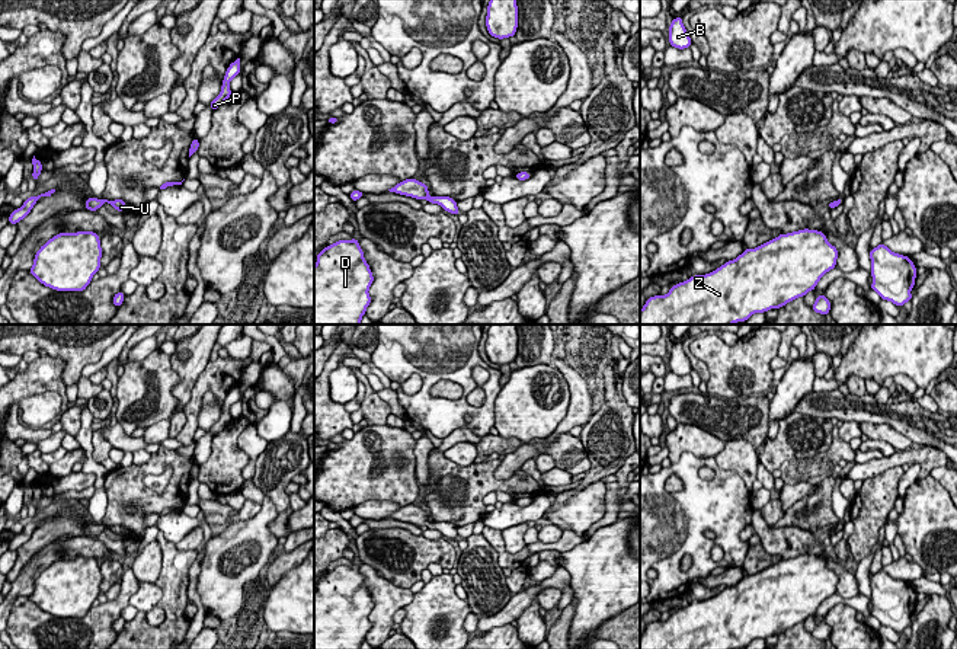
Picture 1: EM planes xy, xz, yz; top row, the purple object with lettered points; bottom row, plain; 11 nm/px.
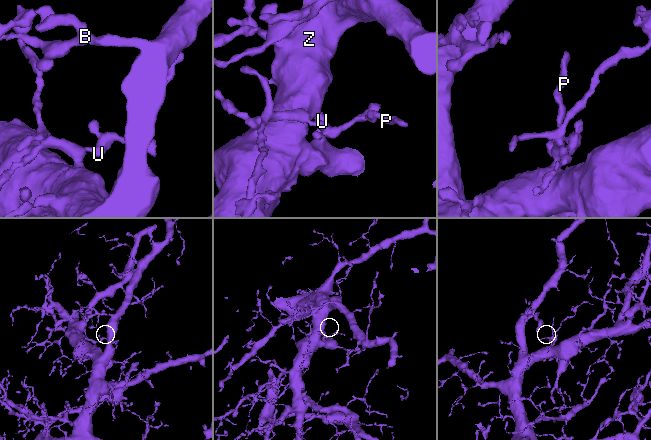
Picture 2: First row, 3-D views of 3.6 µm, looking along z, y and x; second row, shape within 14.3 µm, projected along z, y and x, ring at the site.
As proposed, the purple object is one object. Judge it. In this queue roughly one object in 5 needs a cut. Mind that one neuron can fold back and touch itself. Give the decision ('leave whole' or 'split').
leave whole

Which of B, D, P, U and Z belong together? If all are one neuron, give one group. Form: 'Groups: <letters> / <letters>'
Groups: B D P U Z

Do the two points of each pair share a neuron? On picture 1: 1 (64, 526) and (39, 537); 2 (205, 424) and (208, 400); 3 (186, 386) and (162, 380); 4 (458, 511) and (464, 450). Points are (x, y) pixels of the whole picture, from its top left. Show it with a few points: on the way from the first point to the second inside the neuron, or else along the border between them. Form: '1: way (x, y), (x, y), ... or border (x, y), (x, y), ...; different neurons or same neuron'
1: way (58, 526), (45, 534); same neuron
2: way (207, 418), (208, 406); same neuron
3: border (167, 357), (178, 376), (172, 389), (176, 411); different neurons
4: border (442, 451), (458, 464), (469, 466), (473, 463); different neurons

